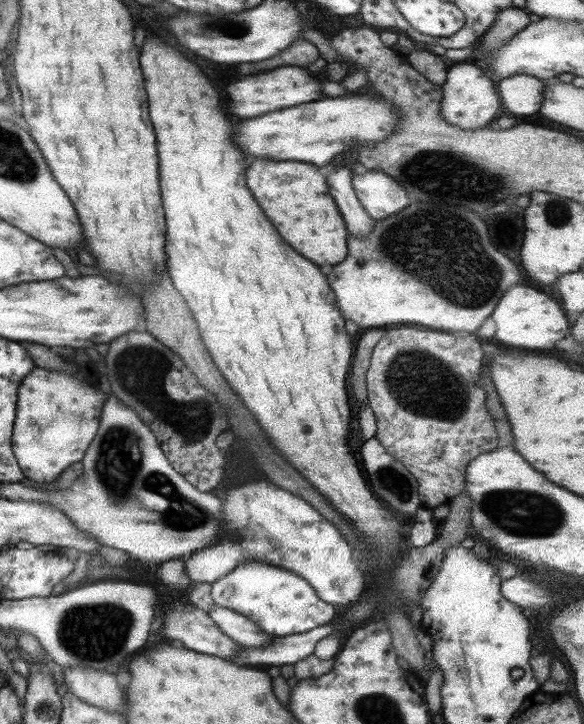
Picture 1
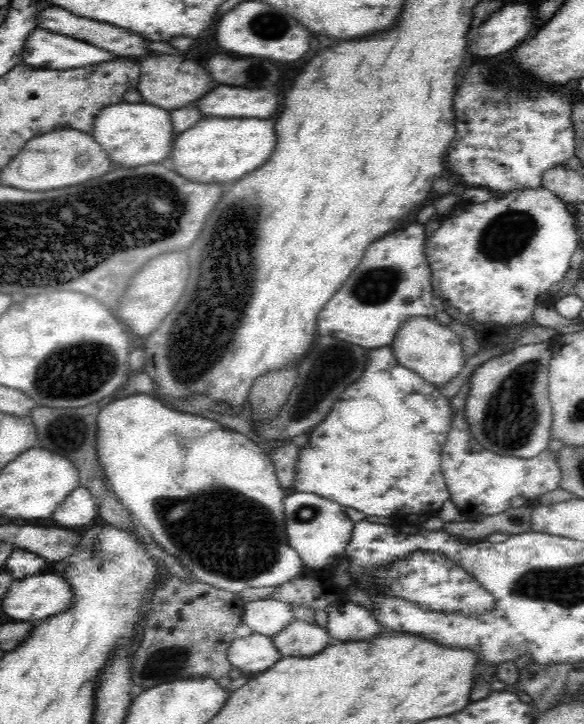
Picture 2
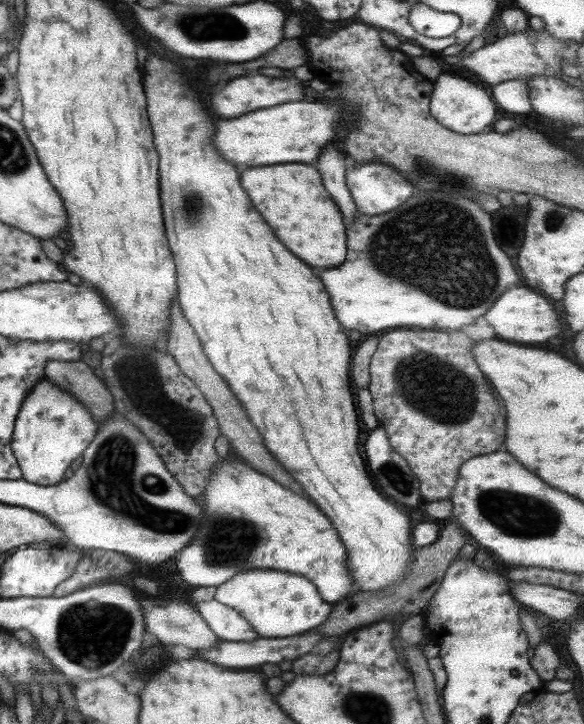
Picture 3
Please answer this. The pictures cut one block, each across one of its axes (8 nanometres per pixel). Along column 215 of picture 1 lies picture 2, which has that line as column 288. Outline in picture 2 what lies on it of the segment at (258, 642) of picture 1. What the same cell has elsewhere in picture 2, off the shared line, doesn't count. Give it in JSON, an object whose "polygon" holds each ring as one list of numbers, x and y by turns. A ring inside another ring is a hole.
{"polygon":[[266,599,245,603,242,620,254,633,271,638,293,618,292,609,288,604,274,599]]}

